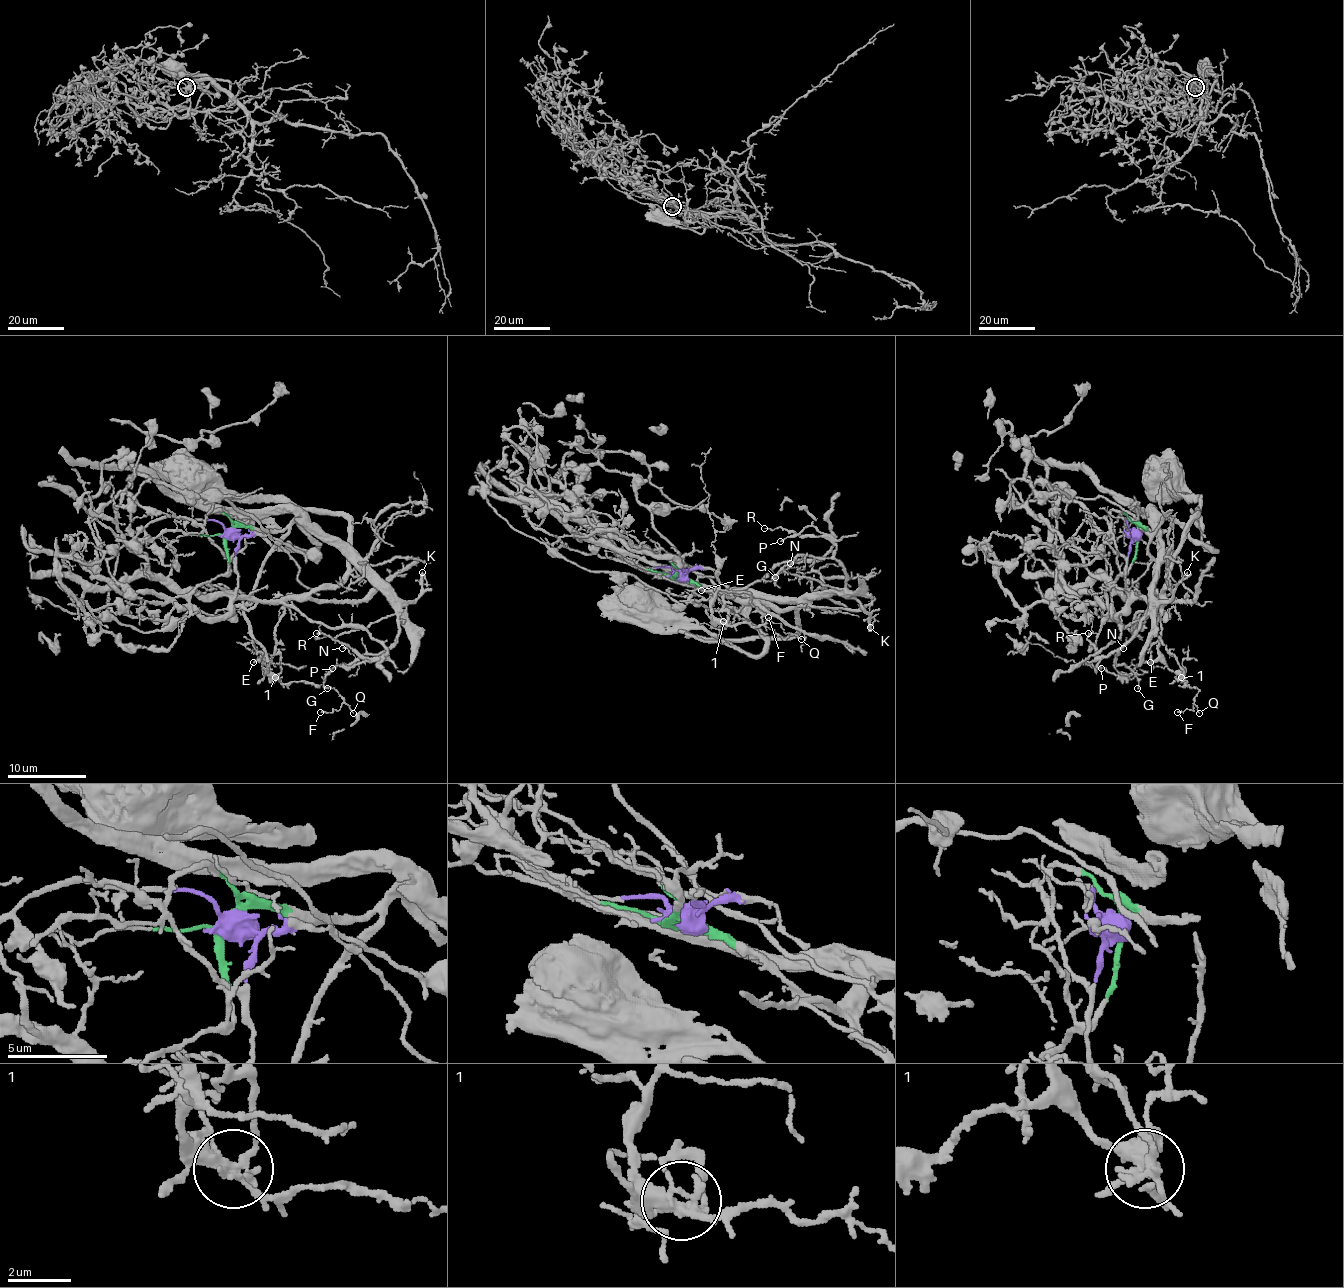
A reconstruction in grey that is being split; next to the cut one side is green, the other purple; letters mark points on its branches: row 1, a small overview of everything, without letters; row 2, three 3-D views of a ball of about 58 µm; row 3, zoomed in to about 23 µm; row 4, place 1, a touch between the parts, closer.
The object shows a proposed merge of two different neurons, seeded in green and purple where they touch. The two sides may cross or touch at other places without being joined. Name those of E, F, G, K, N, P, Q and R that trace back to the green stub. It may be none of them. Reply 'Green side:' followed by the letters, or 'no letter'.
Green side: E, F, G, K, N, P, Q, R

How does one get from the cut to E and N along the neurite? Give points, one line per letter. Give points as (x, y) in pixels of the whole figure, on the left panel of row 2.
E: (227, 533), (235, 528), (284, 533), (261, 571), (253, 601), (245, 609), (249, 634), (266, 658), (253, 662)
N: (227, 533), (302, 520), (353, 565), (393, 609), (397, 636), (377, 654), (355, 656), (342, 648)

